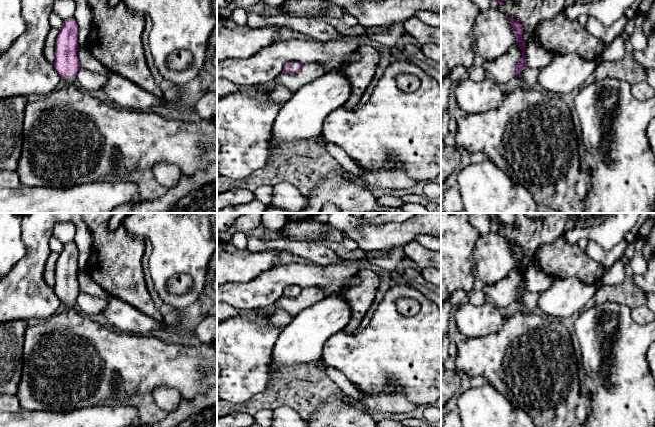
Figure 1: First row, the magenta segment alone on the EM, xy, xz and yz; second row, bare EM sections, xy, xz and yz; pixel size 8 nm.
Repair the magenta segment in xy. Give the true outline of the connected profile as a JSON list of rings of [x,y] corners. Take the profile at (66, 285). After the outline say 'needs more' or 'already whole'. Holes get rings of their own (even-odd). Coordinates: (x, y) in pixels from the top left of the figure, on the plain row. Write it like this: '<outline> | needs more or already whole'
[[[73,241],[63,245],[63,250],[59,254],[55,269],[54,291],[63,305],[62,309],[47,320],[38,322],[36,325],[28,326],[25,331],[24,365],[16,395],[22,409],[28,411],[69,412],[91,405],[119,405],[122,404],[126,398],[131,397],[136,393],[152,393],[157,387],[174,388],[179,391],[180,395],[184,399],[193,400],[198,395],[209,391],[212,387],[217,387],[217,350],[212,344],[201,343],[193,347],[182,344],[168,344],[151,334],[131,334],[102,326],[101,324],[93,321],[89,316],[82,314],[75,306],[75,301],[80,292],[80,285],[77,281],[78,272],[78,250]]] | needs more

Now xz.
[[[288,286],[283,291],[283,297],[295,298],[298,297],[302,292],[302,288],[298,286]]] | needs more

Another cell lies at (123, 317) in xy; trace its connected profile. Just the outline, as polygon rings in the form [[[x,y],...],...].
[[[111,296],[103,316],[113,329],[131,334],[151,334],[159,330],[178,331],[178,327],[170,327],[155,318],[142,313],[137,308],[119,298]]]

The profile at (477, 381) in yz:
[[[483,376],[470,377],[470,387],[471,388],[478,388],[486,384],[487,382],[488,381]]]

